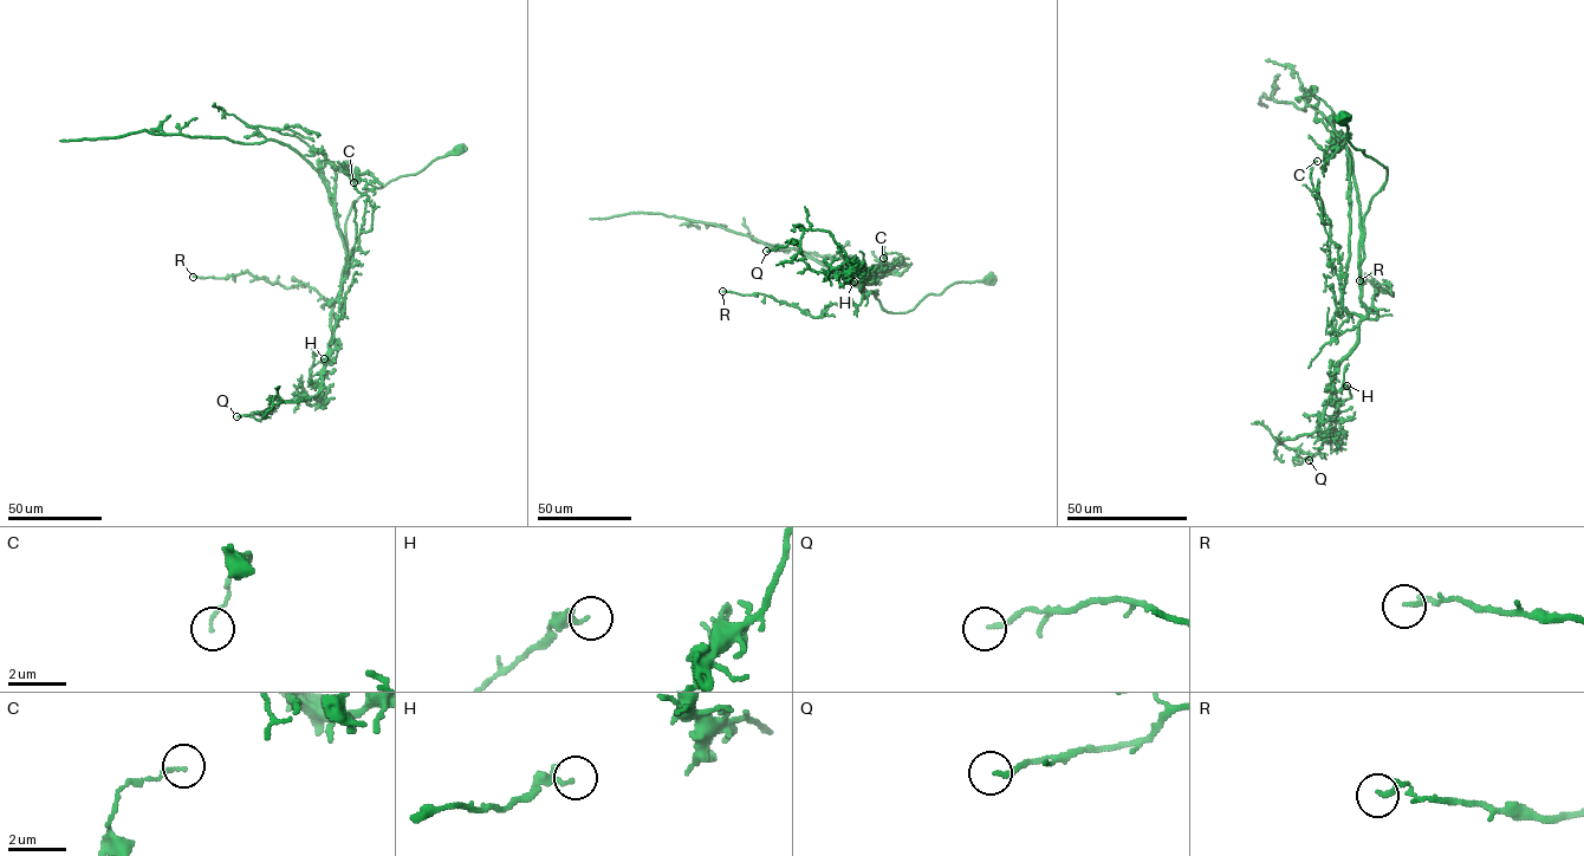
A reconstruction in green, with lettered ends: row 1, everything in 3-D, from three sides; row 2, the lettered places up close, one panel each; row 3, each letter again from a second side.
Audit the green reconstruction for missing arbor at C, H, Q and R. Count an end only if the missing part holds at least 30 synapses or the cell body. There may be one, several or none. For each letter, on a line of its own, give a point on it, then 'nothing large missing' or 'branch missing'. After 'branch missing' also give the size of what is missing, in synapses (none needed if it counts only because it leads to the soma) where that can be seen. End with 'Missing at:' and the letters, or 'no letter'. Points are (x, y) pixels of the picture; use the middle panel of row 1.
C: place (883, 258); nothing large missing
H: place (854, 281); nothing large missing
Q: place (766, 251); nothing large missing
R: place (722, 291); nothing large missing
Missing at: no letter

